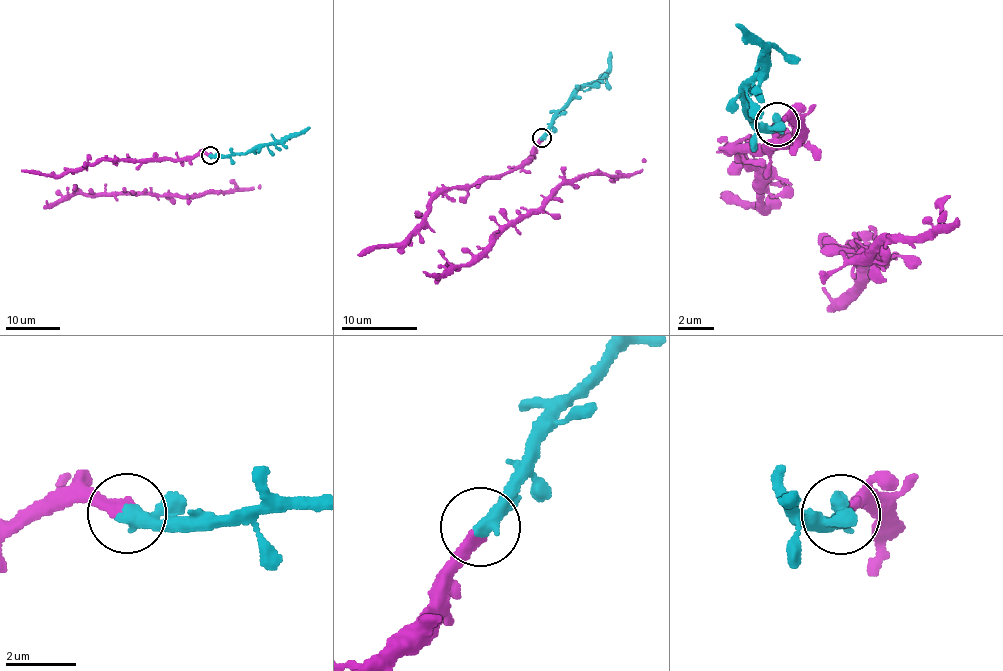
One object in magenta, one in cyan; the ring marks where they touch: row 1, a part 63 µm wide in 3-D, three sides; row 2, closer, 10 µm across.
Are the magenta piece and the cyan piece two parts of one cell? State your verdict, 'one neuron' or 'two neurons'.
one neuron

